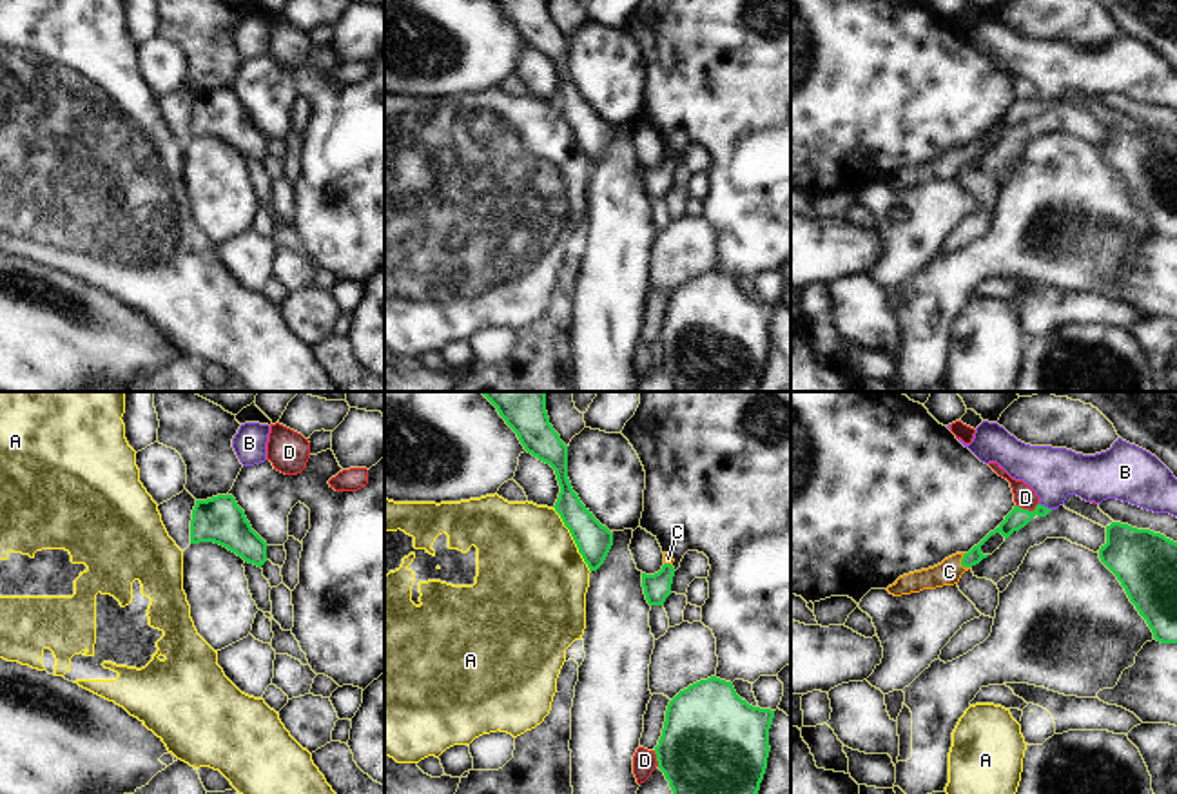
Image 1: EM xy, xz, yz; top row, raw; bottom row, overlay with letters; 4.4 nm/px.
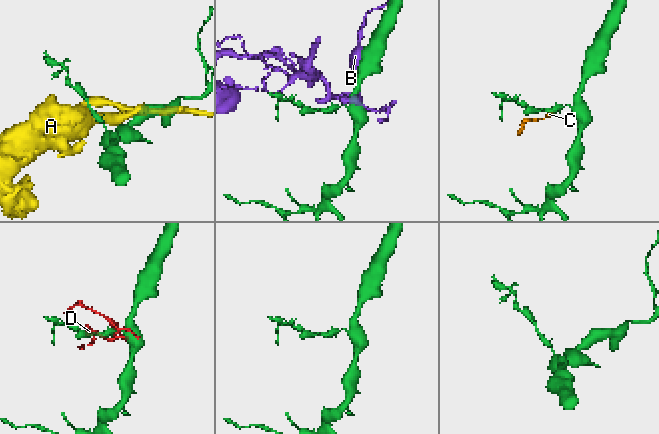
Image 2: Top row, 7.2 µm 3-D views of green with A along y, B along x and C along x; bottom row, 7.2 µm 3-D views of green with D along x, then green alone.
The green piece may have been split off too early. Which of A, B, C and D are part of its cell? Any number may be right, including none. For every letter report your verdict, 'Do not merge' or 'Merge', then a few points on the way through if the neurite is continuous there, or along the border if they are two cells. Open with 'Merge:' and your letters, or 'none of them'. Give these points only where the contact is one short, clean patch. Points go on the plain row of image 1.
Merge: C
A: Do not merge
B: Do not merge
C: Merge. Path across: yz (974, 149), (962, 156), (949, 165)
D: Do not merge.

